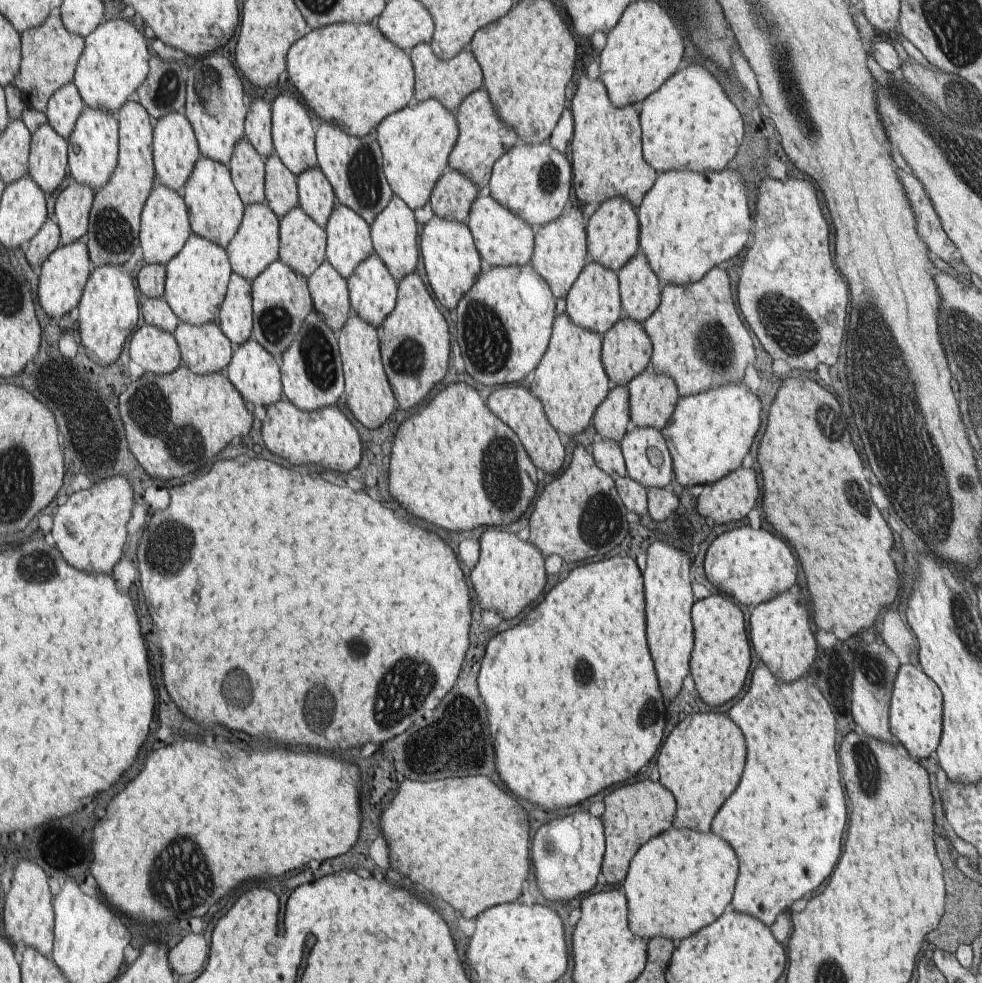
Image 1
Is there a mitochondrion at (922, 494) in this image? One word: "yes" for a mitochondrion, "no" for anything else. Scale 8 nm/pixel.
yes

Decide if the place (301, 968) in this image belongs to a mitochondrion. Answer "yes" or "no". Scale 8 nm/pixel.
no

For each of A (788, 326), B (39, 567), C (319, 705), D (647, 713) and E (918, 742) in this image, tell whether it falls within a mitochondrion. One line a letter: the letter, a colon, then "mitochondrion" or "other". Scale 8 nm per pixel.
A: mitochondrion
B: mitochondrion
C: mitochondrion
D: mitochondrion
E: other

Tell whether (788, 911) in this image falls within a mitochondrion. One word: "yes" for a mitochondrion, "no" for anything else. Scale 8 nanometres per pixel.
no

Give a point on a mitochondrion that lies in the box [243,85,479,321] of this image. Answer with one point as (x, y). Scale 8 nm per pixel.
(363, 173)

